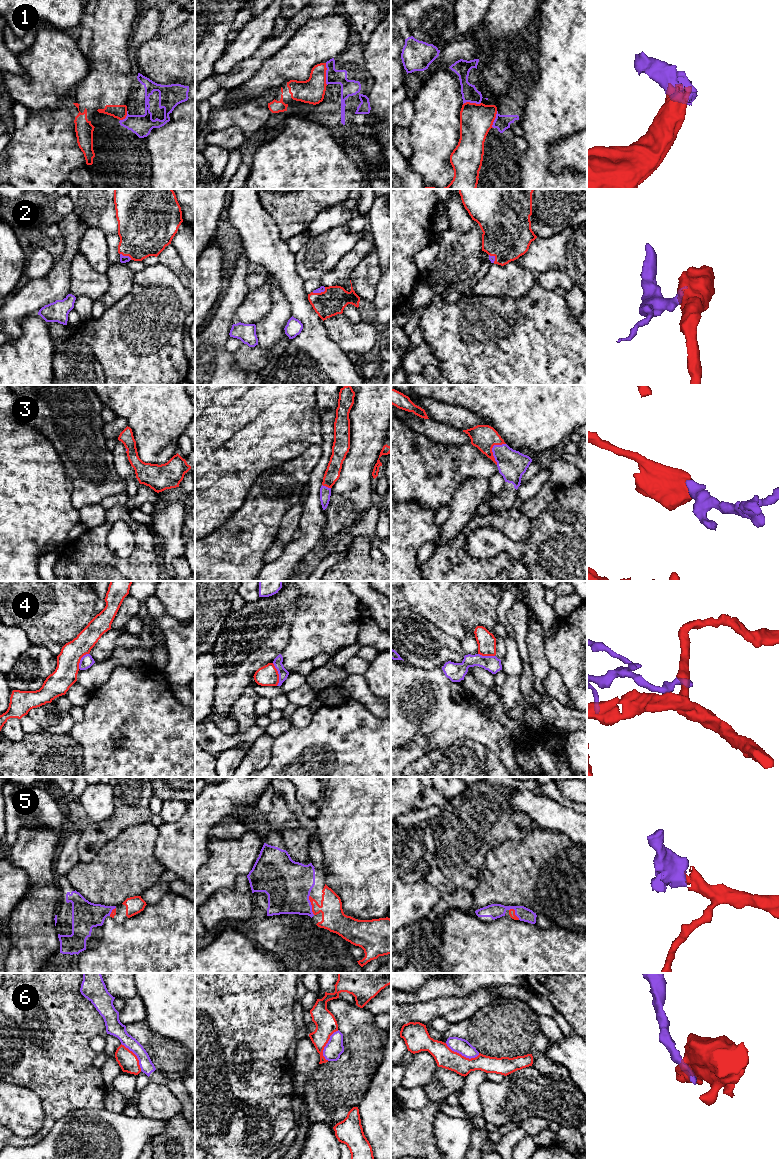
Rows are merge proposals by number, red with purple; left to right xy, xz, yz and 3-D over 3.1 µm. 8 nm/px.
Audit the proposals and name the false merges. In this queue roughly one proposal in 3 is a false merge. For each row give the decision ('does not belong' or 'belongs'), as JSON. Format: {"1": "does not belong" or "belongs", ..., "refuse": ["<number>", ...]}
{"1": "does not belong", "2": "belongs", "3": "belongs", "4": "does not belong", "5": "belongs", "6": "does not belong", "refuse": ["1", "4", "6"]}

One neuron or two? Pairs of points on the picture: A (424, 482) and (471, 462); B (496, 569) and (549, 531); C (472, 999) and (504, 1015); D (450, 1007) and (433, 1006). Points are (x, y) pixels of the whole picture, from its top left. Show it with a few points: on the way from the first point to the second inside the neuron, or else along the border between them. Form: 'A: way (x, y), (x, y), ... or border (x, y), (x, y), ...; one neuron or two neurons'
A: way (436, 470), (448, 464), (459, 462); one neuron
B: border (489, 557), (508, 552), (521, 560), (529, 570); two neurons
C: border (495, 999), (466, 1019); two neurons
D: way (446, 1007), (437, 1007); one neuron

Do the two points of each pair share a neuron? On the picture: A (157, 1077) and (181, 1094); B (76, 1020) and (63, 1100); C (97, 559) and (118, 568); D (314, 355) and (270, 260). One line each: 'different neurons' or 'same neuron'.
A: same neuron
B: same neuron
C: same neuron
D: same neuron

